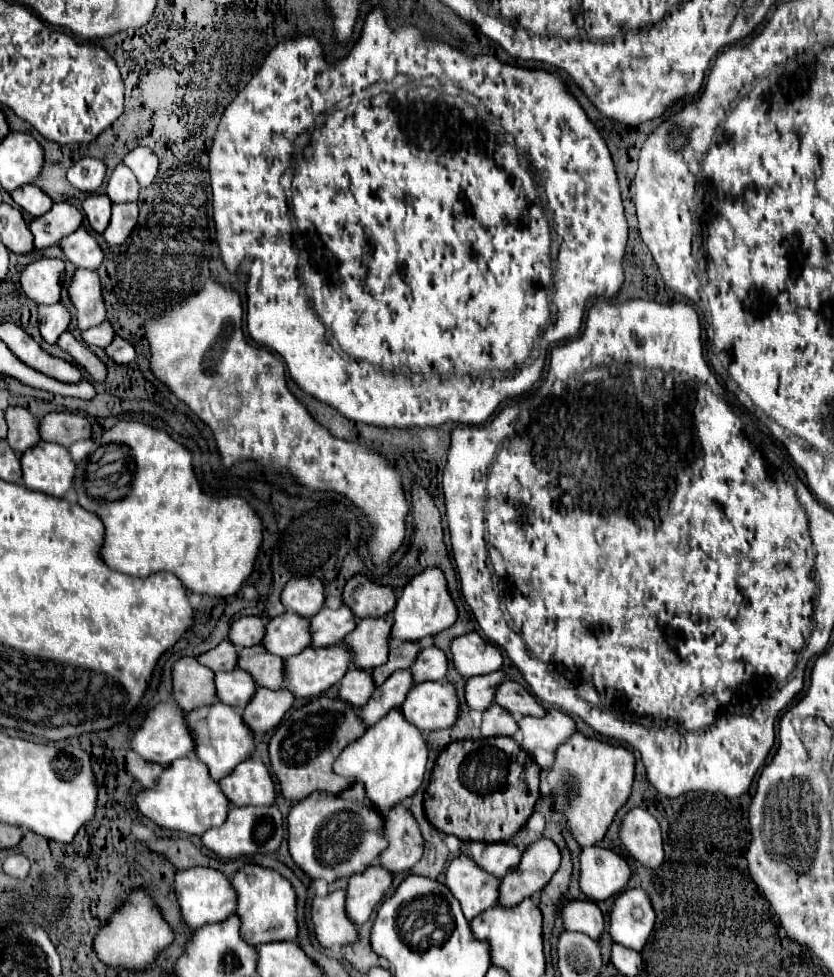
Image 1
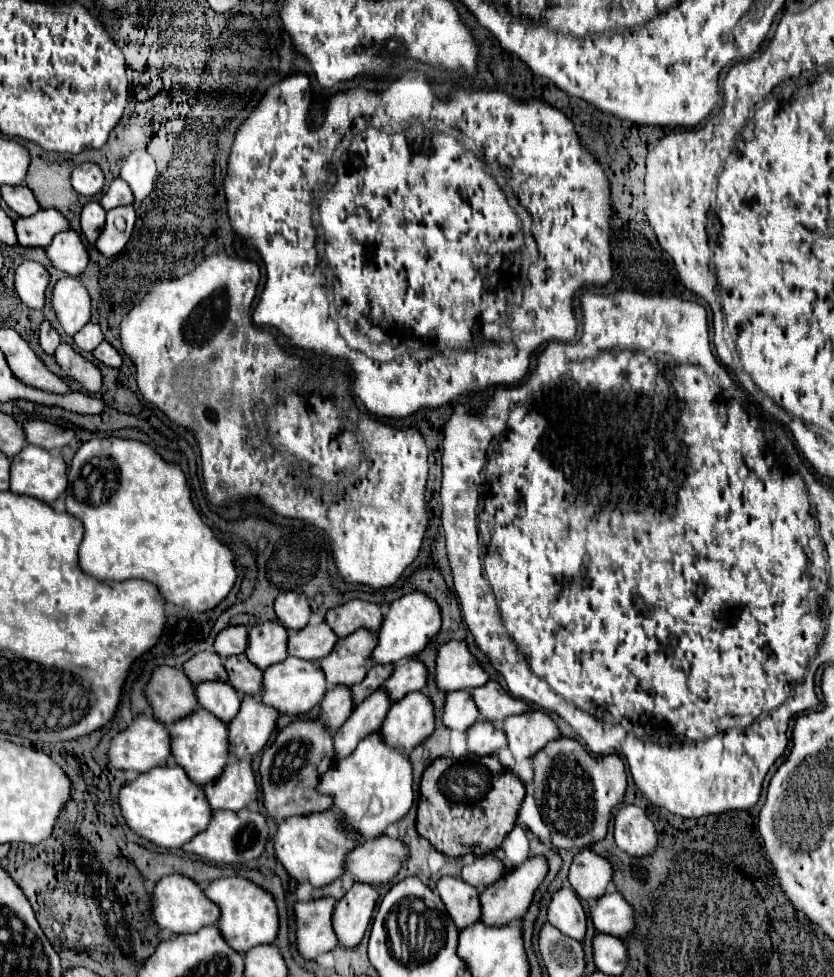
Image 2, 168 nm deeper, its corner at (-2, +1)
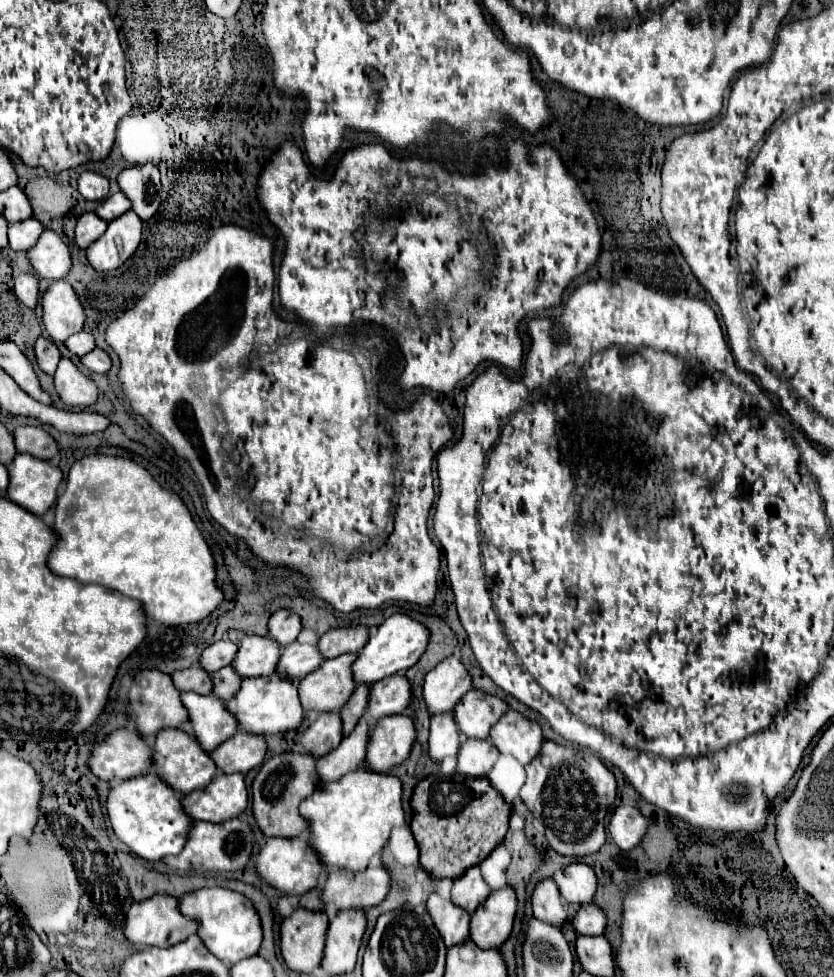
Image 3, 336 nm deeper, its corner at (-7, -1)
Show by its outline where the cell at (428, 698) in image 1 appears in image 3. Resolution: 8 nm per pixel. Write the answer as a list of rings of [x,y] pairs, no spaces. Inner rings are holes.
[[[396,714],[380,718],[370,734],[366,764],[376,772],[388,772],[410,756],[414,742],[416,726],[410,716]]]

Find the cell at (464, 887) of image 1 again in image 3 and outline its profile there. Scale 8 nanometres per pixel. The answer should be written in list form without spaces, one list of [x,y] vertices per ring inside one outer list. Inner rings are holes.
[[[436,892],[430,894],[426,906],[428,906],[434,926],[442,934],[446,946],[468,940],[468,922],[472,916],[472,914],[468,914],[468,910],[460,910],[460,906],[454,906],[454,902],[450,898],[442,898]]]

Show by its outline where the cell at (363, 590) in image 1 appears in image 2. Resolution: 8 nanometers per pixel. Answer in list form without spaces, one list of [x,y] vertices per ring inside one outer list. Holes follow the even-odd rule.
[[[351,600],[343,606],[331,608],[325,616],[327,626],[335,632],[337,638],[345,638],[359,628],[365,628],[375,634],[379,630],[381,620],[381,608],[363,600]]]

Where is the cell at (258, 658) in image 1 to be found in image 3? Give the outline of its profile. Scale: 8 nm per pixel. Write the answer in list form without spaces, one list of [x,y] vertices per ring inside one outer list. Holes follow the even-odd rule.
[[[232,664],[216,670],[212,678],[214,678],[214,694],[224,702],[228,702],[228,698],[234,698],[236,690],[240,690],[242,678],[236,678],[236,670],[232,670]]]

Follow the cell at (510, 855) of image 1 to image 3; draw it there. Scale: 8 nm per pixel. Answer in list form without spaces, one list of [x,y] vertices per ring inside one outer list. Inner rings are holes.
[[[472,866],[472,868],[468,868],[462,876],[458,876],[458,878],[454,880],[452,900],[454,900],[458,906],[474,912],[476,906],[482,904],[482,902],[490,896],[490,892],[492,892],[492,890],[488,890],[488,884],[484,882],[480,868],[478,868],[478,866]]]

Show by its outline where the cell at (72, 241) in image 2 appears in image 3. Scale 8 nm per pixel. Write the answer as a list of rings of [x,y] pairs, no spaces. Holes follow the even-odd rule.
[[[46,230],[40,236],[38,244],[28,250],[28,258],[40,278],[62,280],[72,270],[72,252],[54,230]]]

